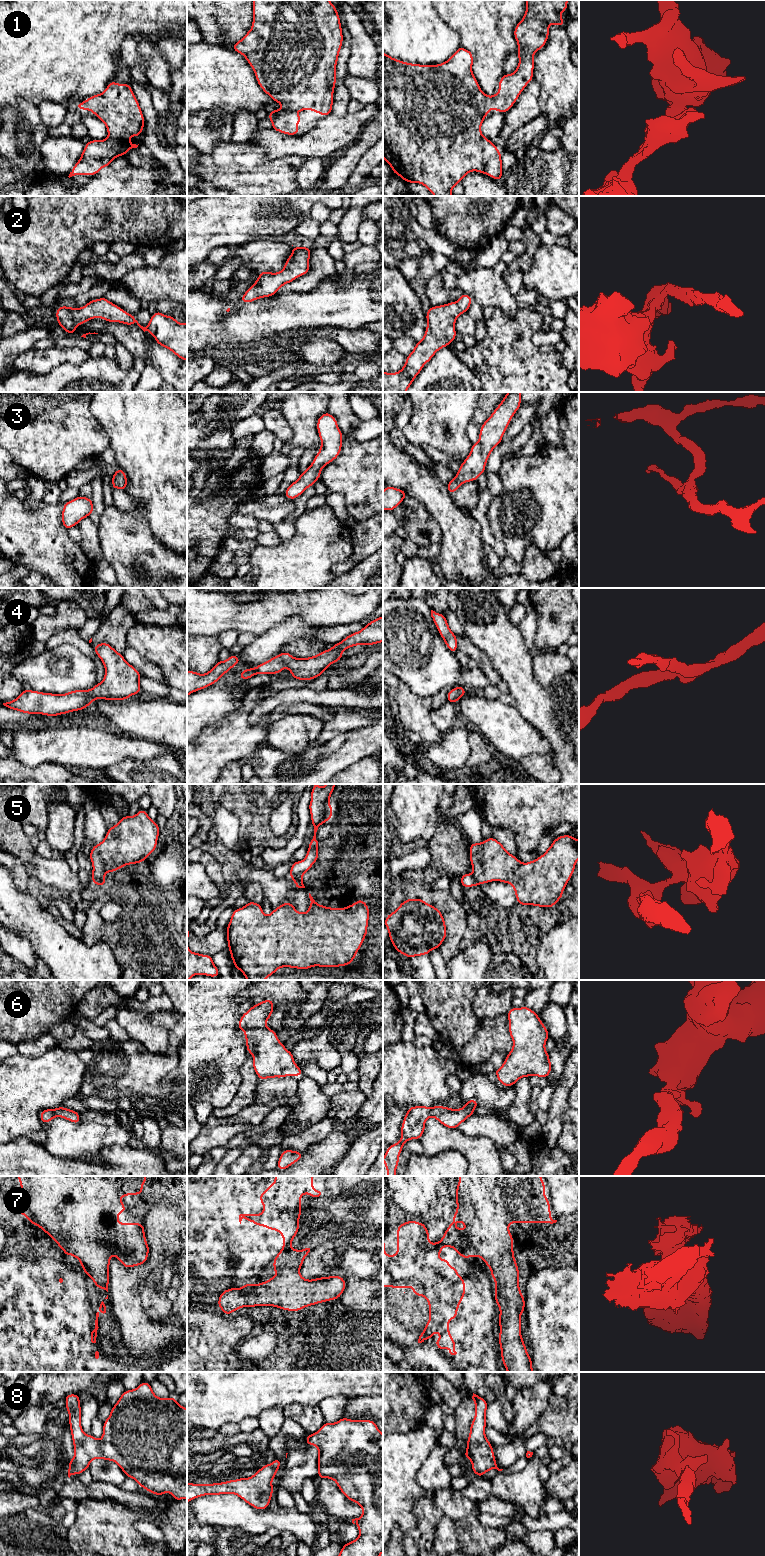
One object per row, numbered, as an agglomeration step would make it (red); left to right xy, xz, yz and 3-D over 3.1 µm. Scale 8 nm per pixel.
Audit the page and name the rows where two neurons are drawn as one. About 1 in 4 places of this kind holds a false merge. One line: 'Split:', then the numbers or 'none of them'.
Split: 5

